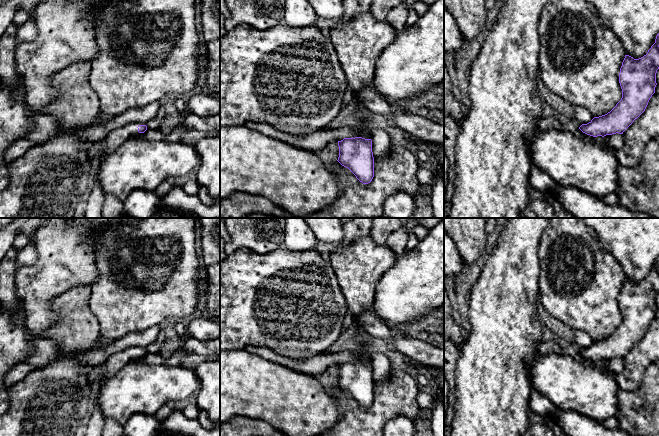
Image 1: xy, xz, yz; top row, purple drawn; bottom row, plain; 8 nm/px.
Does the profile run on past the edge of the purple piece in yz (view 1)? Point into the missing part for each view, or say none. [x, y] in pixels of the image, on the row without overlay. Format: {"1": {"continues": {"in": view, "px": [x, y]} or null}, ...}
{"1": {"continues": null}}

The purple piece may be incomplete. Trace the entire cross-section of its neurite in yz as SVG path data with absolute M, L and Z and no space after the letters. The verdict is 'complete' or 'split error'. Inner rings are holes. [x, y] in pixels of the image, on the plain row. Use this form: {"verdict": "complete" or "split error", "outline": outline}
{"verdict": "complete", "outline": "M659 257L647 278L639 283L625 279L619 297L622 322L607 338L594 341L579 353L590 360L623 358L646 333L655 317L659 293Z"}

